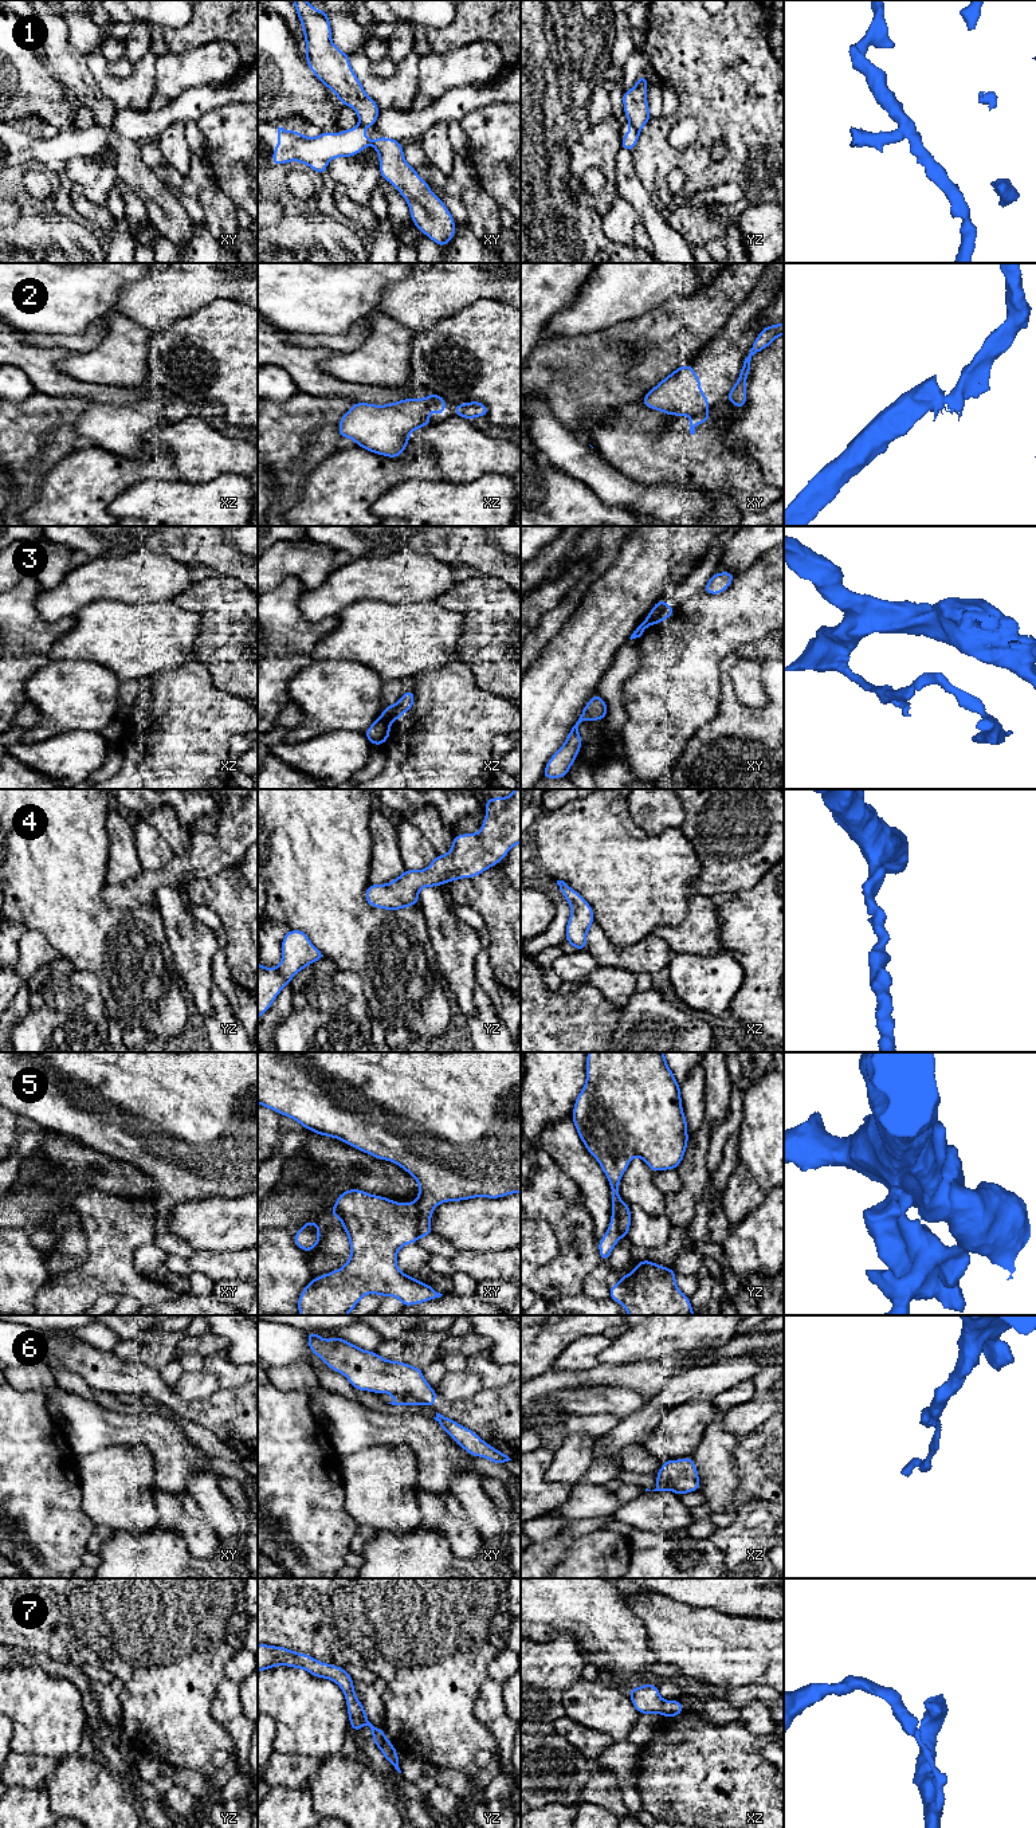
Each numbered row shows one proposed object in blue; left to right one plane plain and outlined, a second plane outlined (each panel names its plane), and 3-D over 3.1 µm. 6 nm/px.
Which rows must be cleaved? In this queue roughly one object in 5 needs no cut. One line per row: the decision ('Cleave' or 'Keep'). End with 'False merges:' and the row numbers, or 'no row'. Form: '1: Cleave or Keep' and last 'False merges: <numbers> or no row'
1: Cleave
2: Cleave
3: Cleave
4: Keep
5: Cleave
6: Cleave
7: Cleave
False merges: 1, 2, 3, 5, 6, 7

